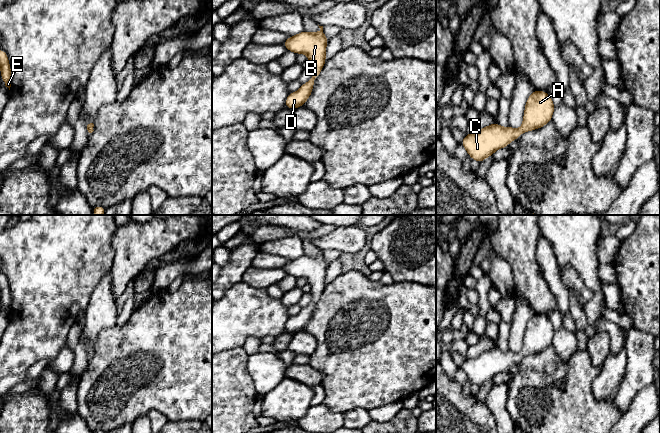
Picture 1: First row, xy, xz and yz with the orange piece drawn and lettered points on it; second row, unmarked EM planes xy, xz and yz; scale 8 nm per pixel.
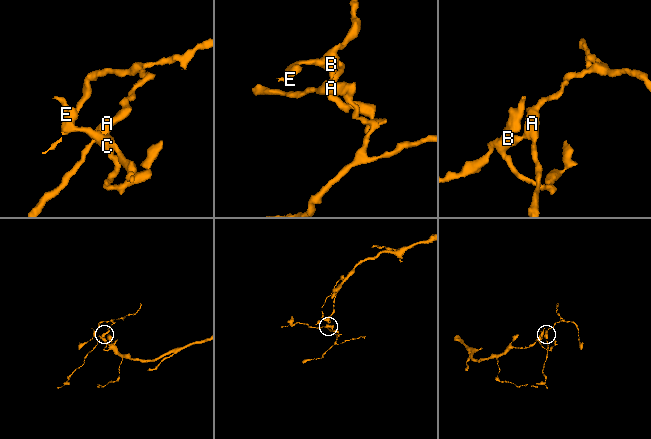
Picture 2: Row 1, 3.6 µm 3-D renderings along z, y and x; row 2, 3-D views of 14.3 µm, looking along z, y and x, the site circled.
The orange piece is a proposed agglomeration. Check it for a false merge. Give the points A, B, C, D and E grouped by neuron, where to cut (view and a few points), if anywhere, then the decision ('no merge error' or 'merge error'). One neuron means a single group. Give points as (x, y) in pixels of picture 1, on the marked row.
A B C D E; no cut; no merge error

